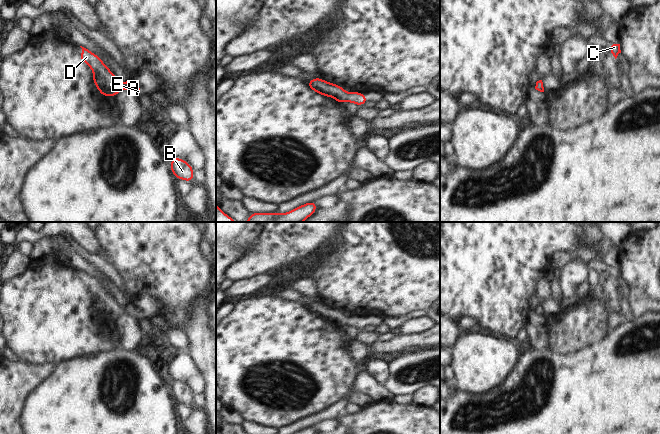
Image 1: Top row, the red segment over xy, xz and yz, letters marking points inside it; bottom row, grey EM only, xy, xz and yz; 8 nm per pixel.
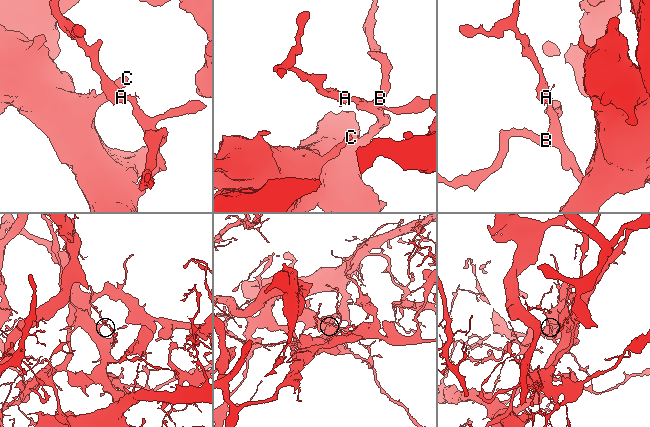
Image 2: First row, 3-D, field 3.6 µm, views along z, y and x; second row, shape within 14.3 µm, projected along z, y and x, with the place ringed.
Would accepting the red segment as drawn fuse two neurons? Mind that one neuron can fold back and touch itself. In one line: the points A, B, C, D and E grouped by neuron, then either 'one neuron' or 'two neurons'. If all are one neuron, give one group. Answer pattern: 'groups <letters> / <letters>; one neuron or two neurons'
groups A B C D E; one neuron

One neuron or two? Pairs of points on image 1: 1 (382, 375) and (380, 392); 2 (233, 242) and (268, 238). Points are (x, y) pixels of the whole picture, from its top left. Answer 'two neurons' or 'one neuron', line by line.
1: two neurons
2: two neurons

